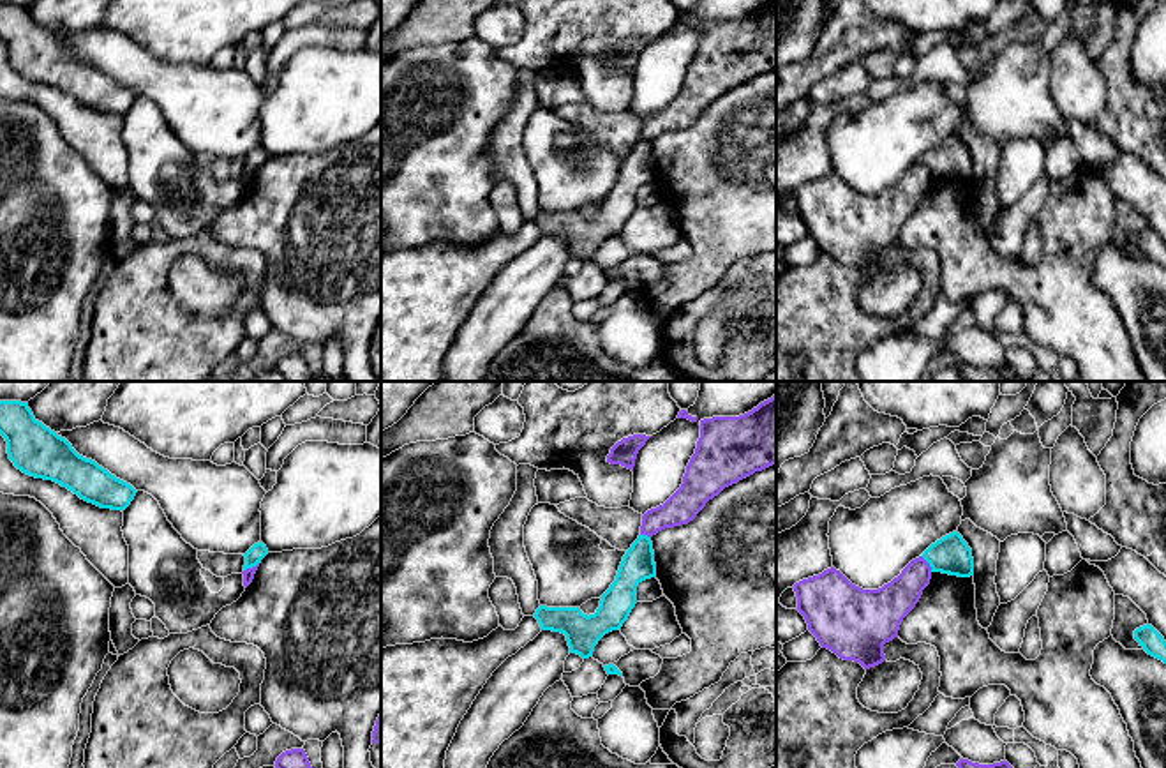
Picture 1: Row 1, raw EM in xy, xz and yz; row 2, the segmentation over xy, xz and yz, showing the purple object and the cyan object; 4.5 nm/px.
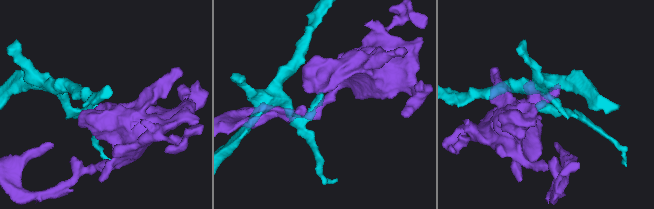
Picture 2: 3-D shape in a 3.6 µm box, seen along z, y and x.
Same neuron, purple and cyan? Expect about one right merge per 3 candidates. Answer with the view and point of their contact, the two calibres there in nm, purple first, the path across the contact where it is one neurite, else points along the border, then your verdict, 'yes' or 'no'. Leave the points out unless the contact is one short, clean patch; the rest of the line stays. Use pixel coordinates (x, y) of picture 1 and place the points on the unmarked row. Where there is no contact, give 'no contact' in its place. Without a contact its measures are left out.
xy (253, 172) | 50/80 nm | along xy (258, 166), (244, 175) | no

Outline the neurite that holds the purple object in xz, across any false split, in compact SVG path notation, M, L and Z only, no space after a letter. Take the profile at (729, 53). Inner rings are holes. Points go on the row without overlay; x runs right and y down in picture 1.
M776 0L739 21L700 25L700 42L681 92L660 111L642 120L640 139L653 141L665 132L688 129L725 92L776 69Z

